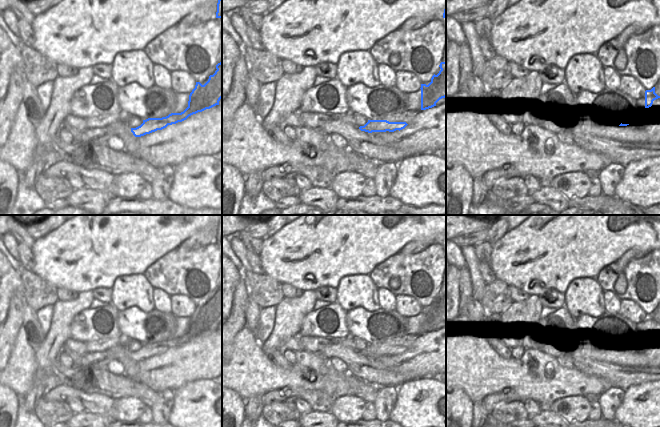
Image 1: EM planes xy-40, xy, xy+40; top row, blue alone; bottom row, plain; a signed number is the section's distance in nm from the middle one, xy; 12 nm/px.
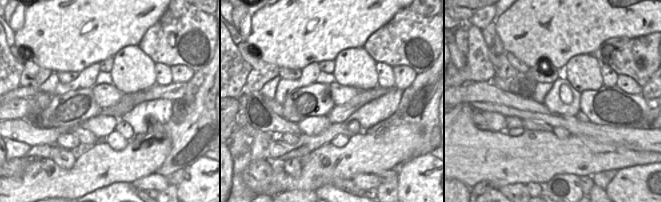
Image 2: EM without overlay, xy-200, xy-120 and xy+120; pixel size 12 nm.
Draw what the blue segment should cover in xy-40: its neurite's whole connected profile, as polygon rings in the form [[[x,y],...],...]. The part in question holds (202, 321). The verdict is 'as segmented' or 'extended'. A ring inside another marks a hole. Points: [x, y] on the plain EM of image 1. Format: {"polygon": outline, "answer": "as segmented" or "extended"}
{"polygon": [[[222,287],[216,289],[216,295],[209,300],[208,305],[202,309],[196,306],[195,312],[189,319],[188,331],[181,337],[171,337],[162,342],[148,342],[143,347],[131,352],[135,361],[141,361],[157,354],[162,354],[168,349],[186,344],[189,340],[219,329],[222,322]]], "answer": "as segmented"}

